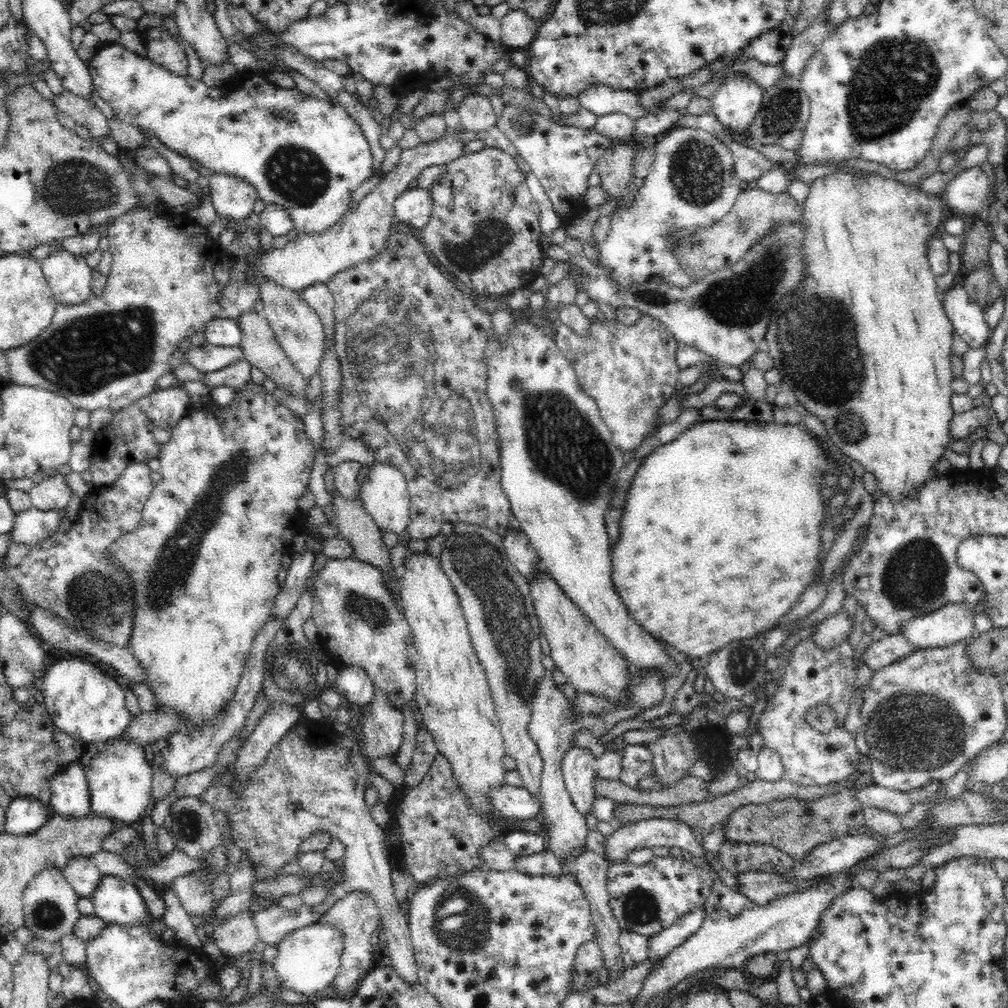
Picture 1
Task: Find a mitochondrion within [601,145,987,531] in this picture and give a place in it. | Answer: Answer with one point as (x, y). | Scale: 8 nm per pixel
(743, 299)

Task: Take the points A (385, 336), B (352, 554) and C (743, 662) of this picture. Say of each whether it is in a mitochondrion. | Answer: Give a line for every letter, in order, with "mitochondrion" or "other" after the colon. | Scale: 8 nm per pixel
A: mitochondrion
B: other
C: mitochondrion

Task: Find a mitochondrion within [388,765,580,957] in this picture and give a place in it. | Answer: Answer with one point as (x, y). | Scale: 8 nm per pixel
(461, 920)

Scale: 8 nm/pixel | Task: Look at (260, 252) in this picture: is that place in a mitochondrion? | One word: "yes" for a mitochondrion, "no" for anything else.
no

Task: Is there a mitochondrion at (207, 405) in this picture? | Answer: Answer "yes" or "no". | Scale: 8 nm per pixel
no

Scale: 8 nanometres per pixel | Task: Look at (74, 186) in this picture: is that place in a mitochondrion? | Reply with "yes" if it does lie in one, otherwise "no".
yes

